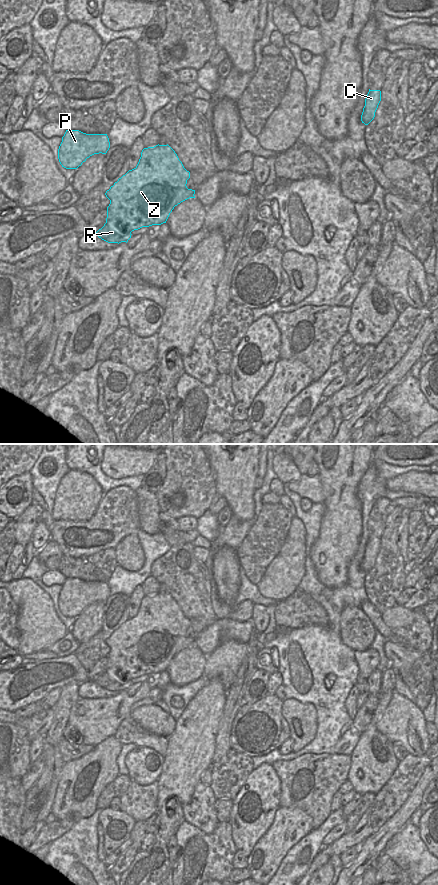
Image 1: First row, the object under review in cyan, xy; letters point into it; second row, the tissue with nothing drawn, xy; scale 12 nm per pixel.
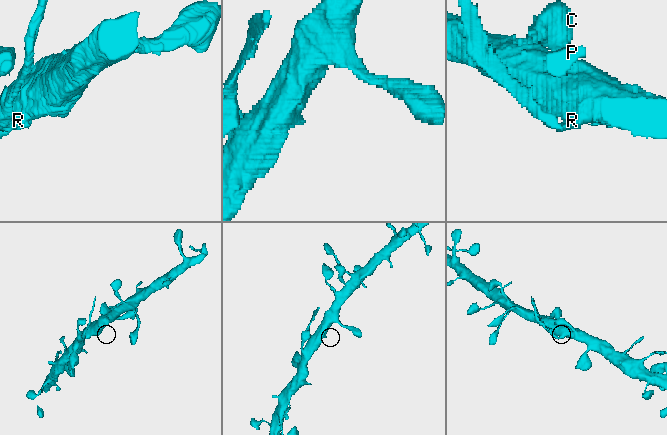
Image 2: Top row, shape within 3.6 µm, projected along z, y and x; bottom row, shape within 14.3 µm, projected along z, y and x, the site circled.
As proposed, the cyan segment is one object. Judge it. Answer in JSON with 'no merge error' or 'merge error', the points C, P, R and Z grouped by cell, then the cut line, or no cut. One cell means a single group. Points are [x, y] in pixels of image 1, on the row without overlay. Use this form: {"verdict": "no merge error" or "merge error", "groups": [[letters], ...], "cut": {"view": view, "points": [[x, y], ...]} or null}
{"verdict": "merge error", "groups": [["C", "P", "Z"], ["R"]], "cut": {"view": "xy", "points": [[107, 665], [121, 678], [130, 681]]}}

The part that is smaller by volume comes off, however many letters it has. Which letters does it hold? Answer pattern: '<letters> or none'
R

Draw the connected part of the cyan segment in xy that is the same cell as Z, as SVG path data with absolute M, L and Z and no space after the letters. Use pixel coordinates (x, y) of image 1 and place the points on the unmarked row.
M168 592L144 596L137 614L106 639L105 643L110 648L107 666L112 667L126 681L166 671L175 654L189 646L195 646L195 638L186 634L189 626L190 620L184 616Z

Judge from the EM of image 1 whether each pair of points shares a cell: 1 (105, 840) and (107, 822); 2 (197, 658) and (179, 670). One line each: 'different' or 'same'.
1: same
2: same

